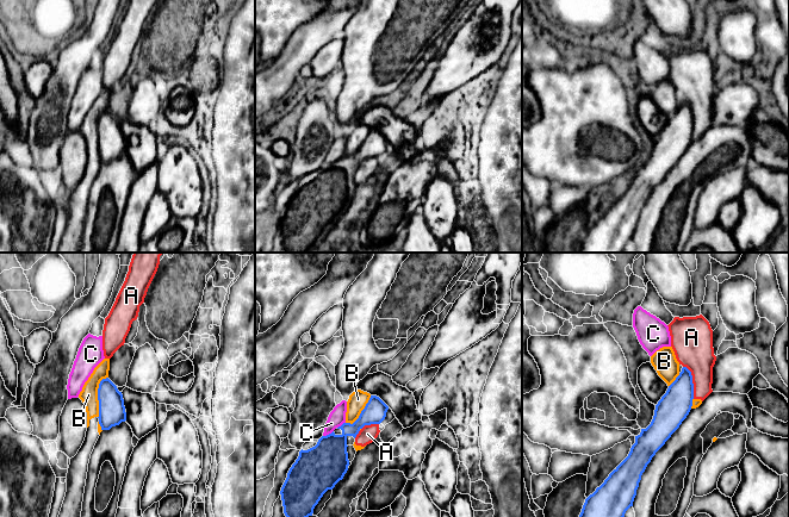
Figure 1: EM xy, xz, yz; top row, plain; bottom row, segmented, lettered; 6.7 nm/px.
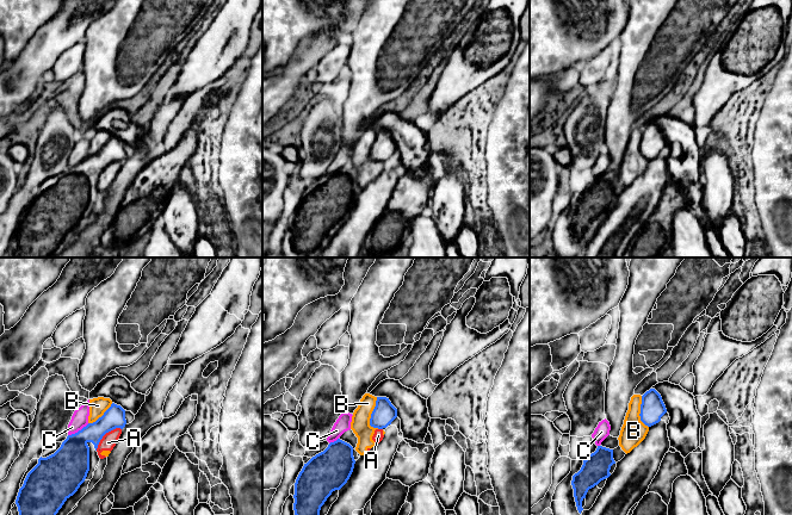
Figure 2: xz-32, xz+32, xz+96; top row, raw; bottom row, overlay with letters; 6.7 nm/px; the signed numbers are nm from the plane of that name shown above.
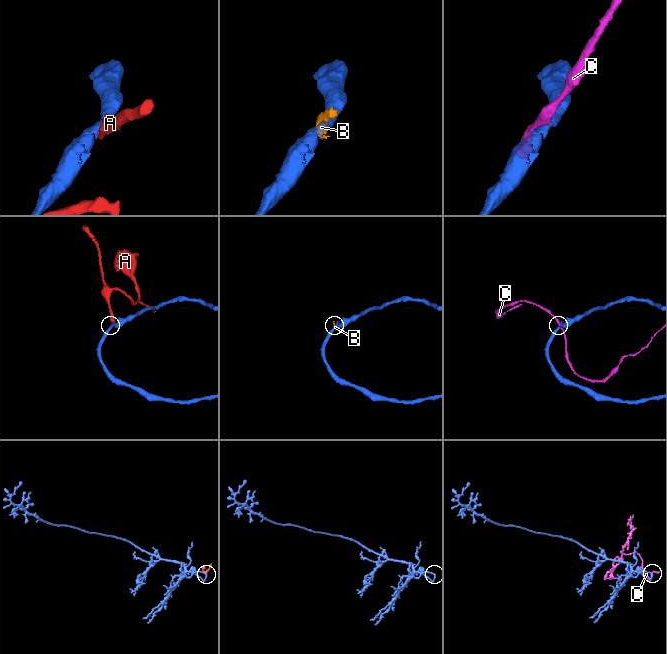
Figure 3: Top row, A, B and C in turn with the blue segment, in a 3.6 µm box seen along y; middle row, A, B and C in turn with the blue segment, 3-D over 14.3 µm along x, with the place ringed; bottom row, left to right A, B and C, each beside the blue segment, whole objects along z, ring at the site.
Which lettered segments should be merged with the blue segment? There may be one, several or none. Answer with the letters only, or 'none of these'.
none of these

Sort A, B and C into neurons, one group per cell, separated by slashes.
A B / C

